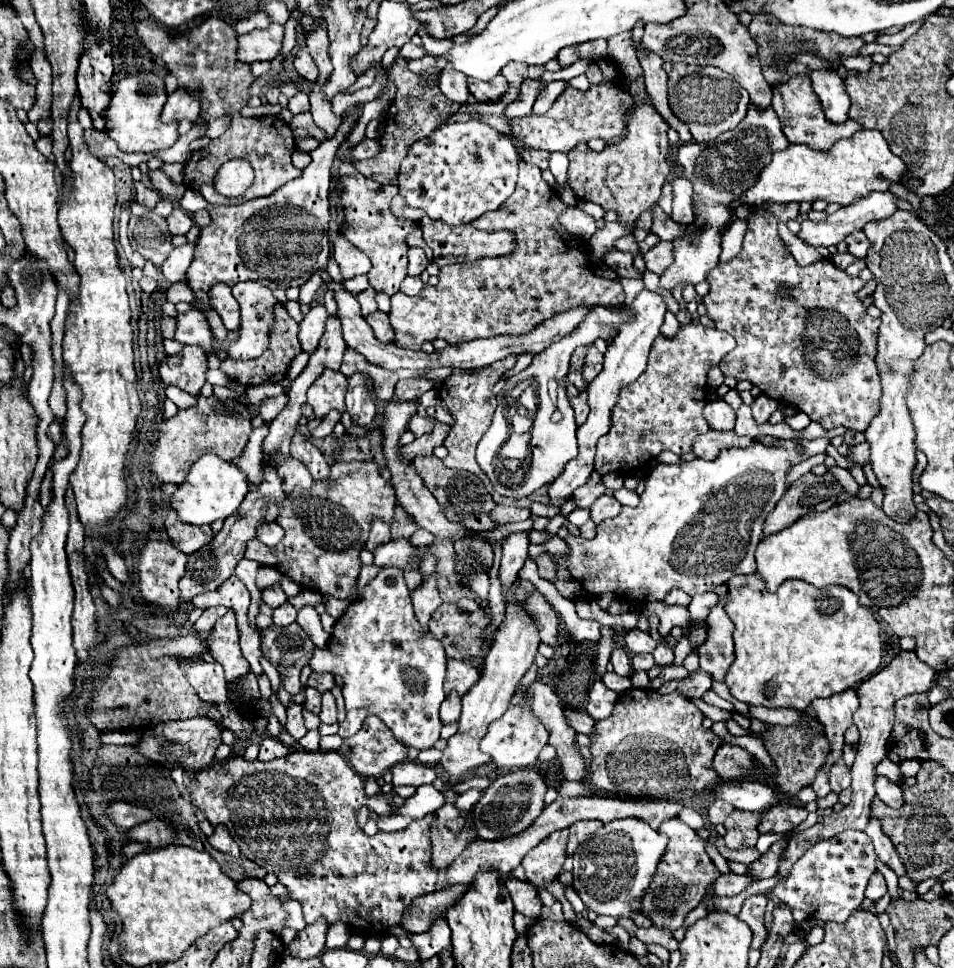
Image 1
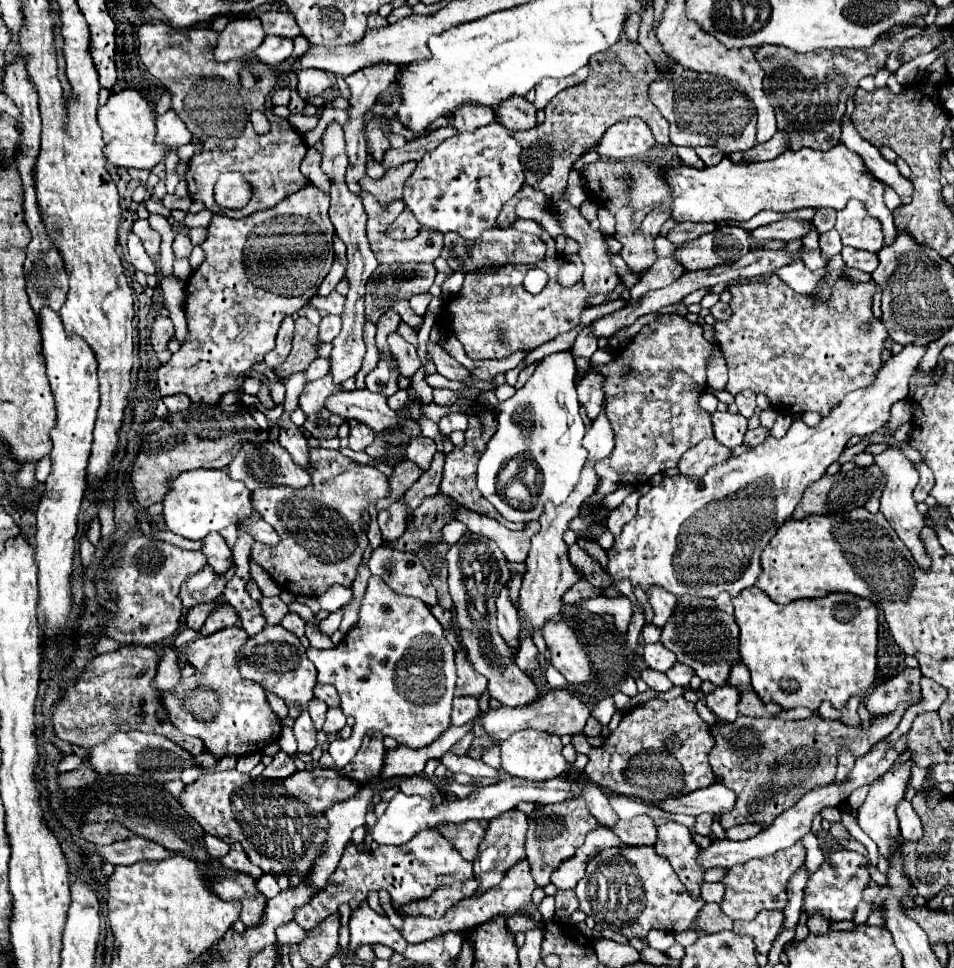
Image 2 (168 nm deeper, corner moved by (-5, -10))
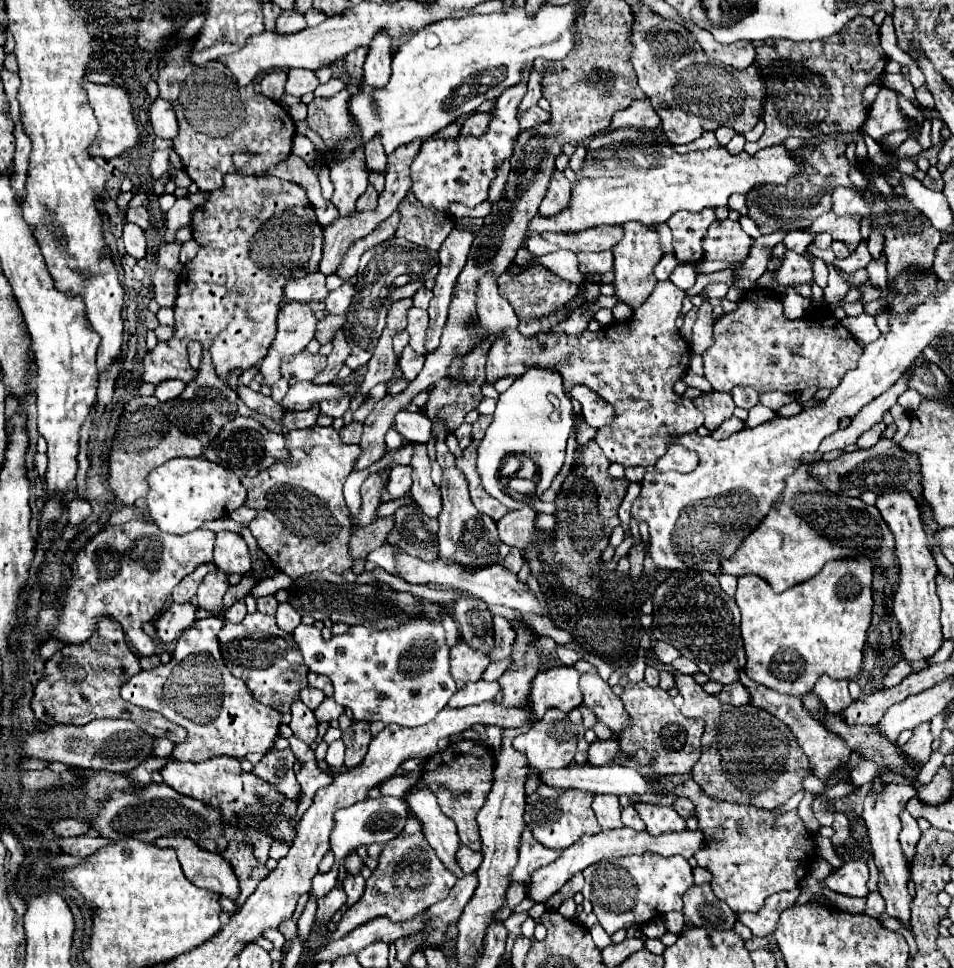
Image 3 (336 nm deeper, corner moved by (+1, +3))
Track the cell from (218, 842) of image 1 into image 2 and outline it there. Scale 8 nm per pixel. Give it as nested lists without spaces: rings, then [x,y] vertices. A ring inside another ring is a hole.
[[[235,842],[235,844],[231,844],[231,852],[225,856],[225,858],[221,858],[221,864],[225,866],[225,868],[237,868],[237,870],[241,870],[241,872],[245,872],[245,874],[249,874],[255,882],[261,878],[261,870],[259,870],[259,866],[255,866],[249,858],[247,858],[247,854],[245,854],[245,850]]]

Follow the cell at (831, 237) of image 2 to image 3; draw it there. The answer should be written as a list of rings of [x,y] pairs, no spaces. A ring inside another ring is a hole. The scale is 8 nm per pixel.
[[[813,257],[813,281],[819,285],[819,287],[825,287],[827,285],[827,265],[823,259],[817,259]]]

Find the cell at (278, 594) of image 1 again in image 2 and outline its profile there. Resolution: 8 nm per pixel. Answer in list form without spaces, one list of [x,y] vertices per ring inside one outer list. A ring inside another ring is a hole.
[[[273,596],[273,598],[261,598],[259,600],[261,604],[261,610],[263,610],[263,616],[267,620],[267,624],[279,624],[283,620],[283,616],[289,612],[287,604],[279,598],[279,596]]]

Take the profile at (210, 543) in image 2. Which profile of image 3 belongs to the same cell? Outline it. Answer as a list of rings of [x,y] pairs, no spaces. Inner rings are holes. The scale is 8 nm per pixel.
[[[221,531],[217,533],[217,541],[215,541],[215,565],[231,575],[231,573],[249,573],[251,571],[251,555],[247,549],[247,543],[231,531]]]

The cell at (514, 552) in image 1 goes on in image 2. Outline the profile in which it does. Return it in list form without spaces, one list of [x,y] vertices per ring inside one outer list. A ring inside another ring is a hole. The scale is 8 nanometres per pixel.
[[[503,588],[503,592],[497,598],[497,626],[505,644],[511,646],[511,642],[515,642],[515,634],[519,634],[519,616],[509,600],[507,588]]]

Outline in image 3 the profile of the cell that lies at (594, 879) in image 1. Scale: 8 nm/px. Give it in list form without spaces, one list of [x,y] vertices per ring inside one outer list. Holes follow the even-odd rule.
[[[655,853],[631,855],[613,861],[601,861],[589,865],[583,871],[585,887],[583,897],[593,903],[593,913],[597,915],[601,927],[613,935],[619,929],[641,927],[655,915],[665,915],[669,911],[683,909],[683,893],[693,885],[691,865],[683,857],[661,857]]]

